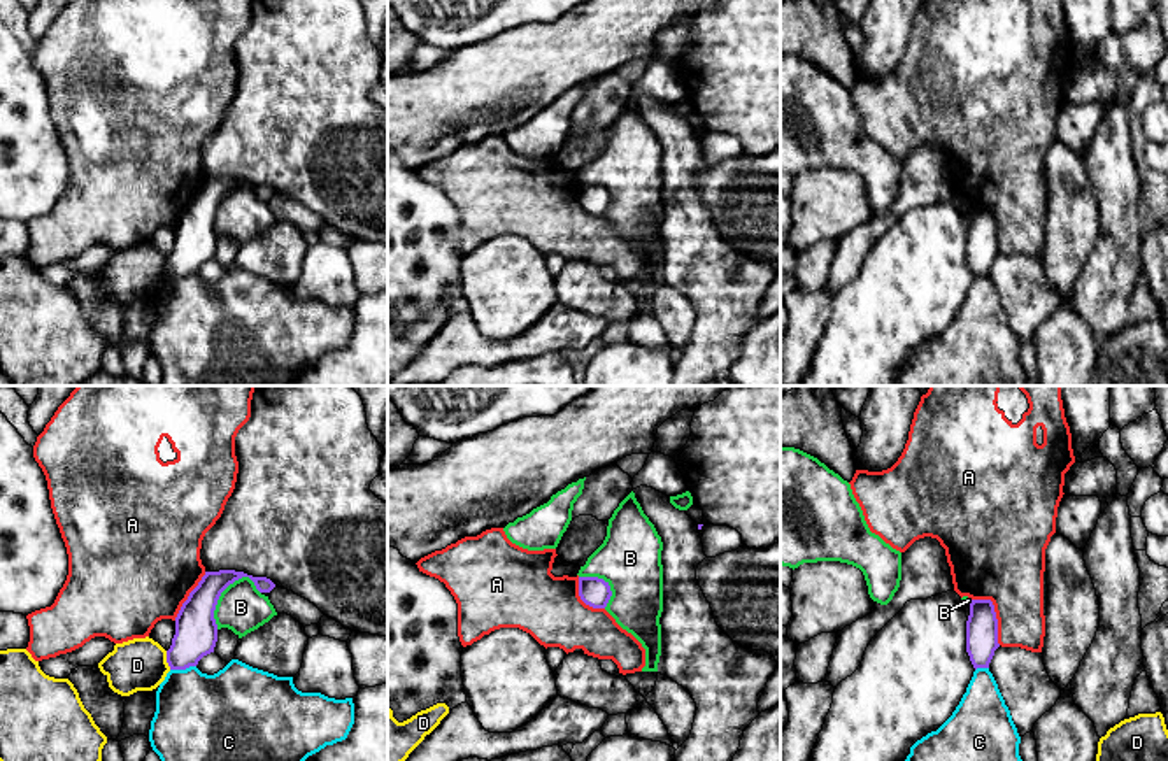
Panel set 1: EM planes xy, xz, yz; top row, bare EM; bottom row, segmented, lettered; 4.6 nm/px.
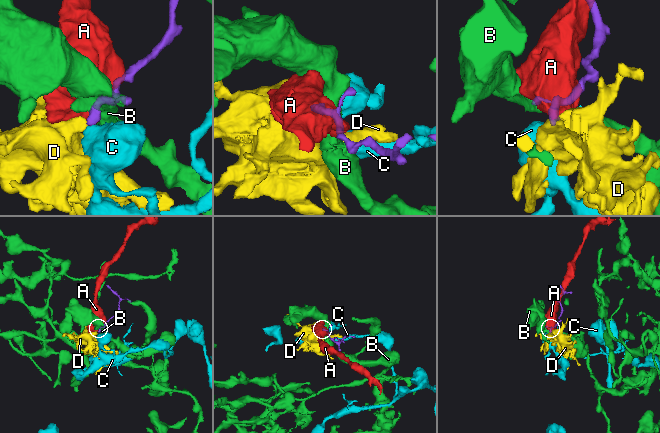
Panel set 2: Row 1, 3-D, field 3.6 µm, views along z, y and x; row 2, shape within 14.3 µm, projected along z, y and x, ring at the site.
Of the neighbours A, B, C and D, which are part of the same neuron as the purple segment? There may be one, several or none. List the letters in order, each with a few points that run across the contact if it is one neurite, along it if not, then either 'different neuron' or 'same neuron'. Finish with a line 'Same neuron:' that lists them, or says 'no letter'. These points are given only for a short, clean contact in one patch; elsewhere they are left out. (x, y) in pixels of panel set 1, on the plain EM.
A: different neuron
B: different neuron
C: line xy (195, 272), (185, 277), (170, 277); different neuron
D: line xy (165, 258), (165, 269), (170, 276); different neuron
Same neuron: no letter

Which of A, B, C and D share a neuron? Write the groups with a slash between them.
A / B / C / D

